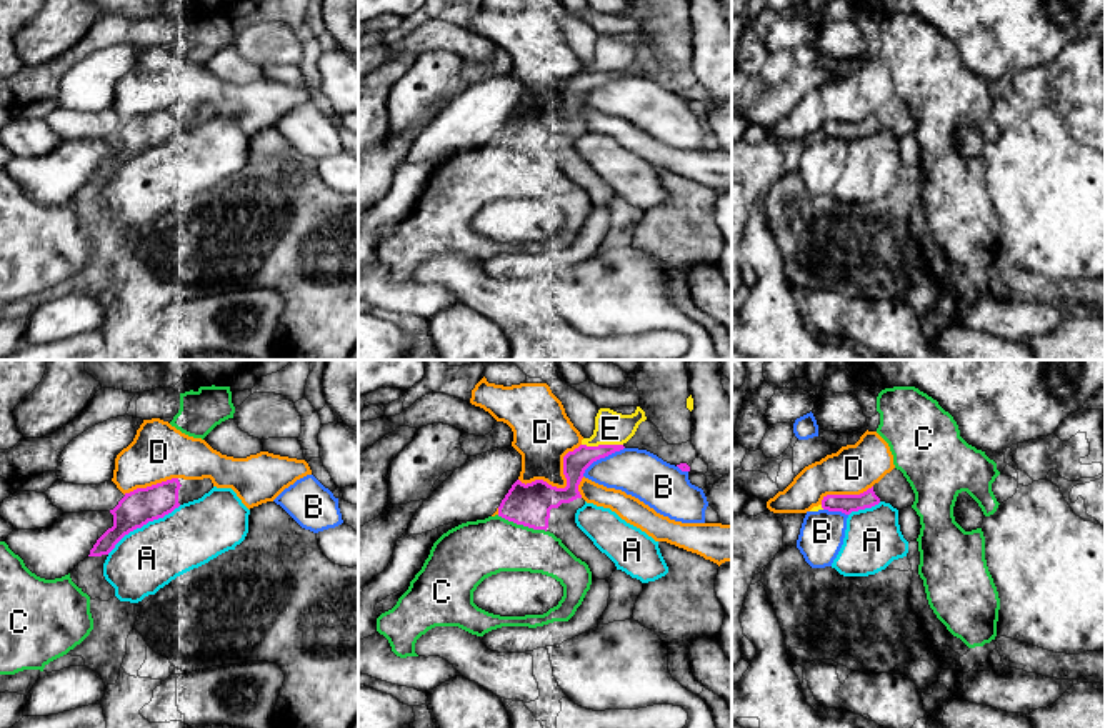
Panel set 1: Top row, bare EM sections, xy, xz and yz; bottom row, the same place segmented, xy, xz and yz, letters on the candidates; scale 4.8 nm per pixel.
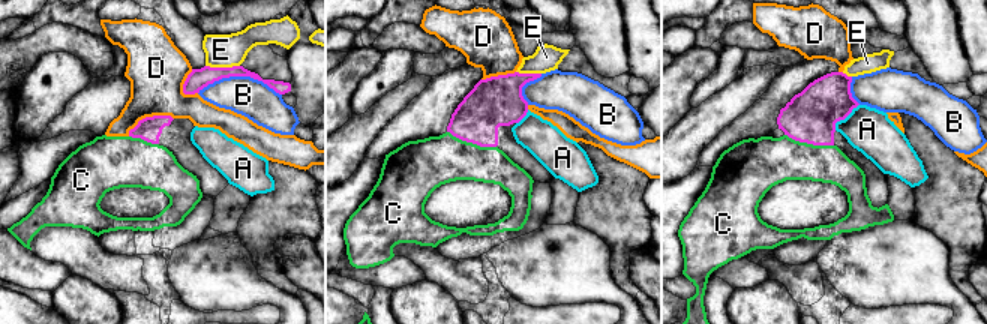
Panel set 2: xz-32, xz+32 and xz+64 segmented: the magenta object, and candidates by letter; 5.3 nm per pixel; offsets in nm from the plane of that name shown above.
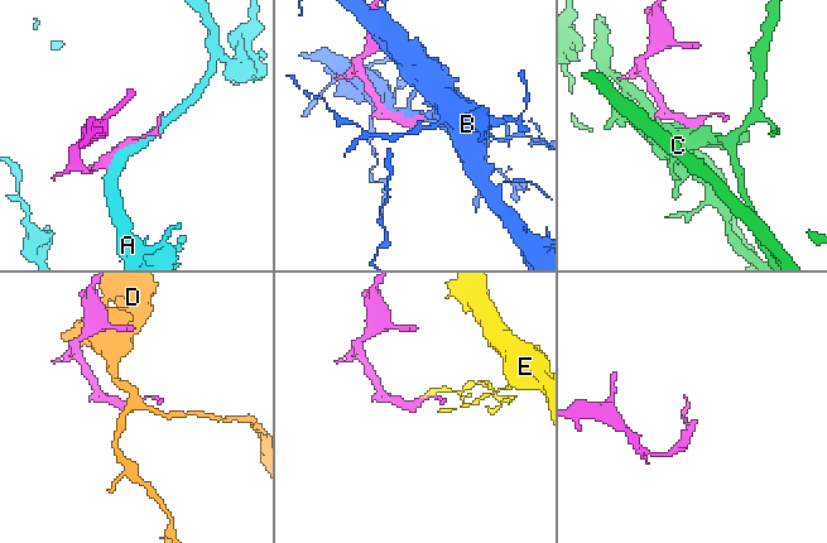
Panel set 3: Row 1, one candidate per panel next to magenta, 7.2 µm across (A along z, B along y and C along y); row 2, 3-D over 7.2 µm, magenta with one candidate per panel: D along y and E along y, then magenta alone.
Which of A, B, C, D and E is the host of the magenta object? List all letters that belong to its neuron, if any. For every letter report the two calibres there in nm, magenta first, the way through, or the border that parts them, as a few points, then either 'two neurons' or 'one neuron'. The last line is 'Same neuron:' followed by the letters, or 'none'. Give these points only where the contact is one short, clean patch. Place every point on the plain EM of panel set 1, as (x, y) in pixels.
A: 170 nm thick on the magenta side, 300 nm on the other; two neurons
B: 120 nm thick on the magenta side, 220 nm on the other; two neurons
C: 200 nm thick on the magenta side, 280 nm on the other; border along xz (497, 142), (545, 159); two neurons
D: 200 nm thick on the magenta side, 240 nm on the other; two neurons
E: 120 nm thick on the magenta side, 160 nm on the other; border along xz (582, 70), (622, 72); two neurons
Same neuron: none

